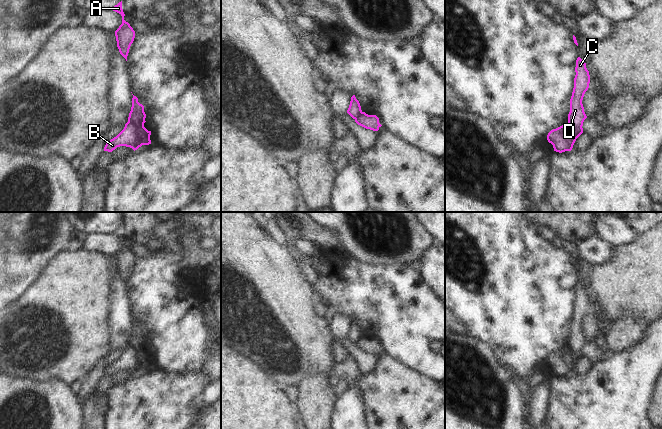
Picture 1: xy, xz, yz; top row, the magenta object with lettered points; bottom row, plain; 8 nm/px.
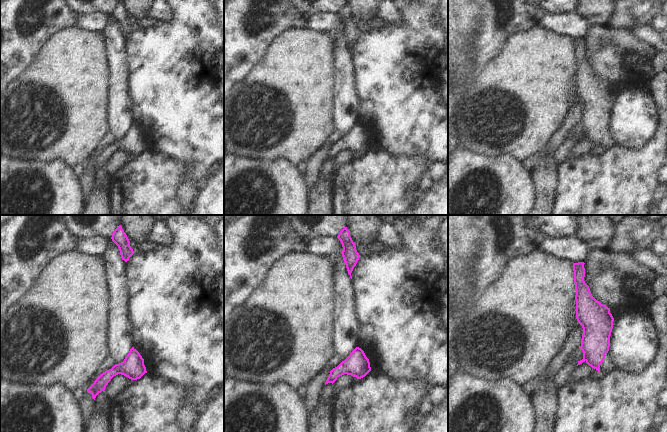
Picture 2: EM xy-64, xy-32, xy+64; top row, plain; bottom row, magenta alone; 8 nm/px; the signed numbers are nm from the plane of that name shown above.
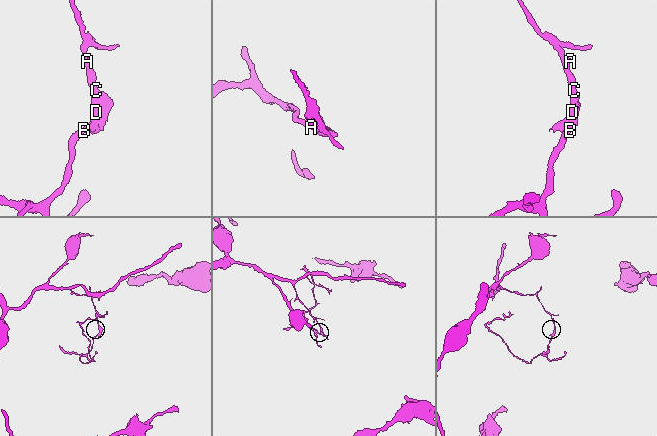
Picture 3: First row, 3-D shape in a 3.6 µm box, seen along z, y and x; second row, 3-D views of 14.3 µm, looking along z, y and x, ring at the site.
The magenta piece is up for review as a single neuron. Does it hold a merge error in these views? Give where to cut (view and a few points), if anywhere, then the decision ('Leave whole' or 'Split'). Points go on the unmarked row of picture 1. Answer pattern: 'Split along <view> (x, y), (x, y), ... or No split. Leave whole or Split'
Split along xy (128, 345), (135, 351), (138, 364), (142, 368). Split

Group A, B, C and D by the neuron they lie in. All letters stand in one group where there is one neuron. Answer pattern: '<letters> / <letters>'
A C D / B

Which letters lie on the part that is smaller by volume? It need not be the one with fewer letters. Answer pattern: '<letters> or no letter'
B

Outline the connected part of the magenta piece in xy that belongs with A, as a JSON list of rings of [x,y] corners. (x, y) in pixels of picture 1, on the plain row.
[[[122,225],[113,231],[113,235],[119,237],[122,240],[122,248],[115,255],[115,260],[119,276],[127,285],[130,270],[135,262],[135,255],[130,250],[130,248],[124,244],[125,238],[122,233]]]

